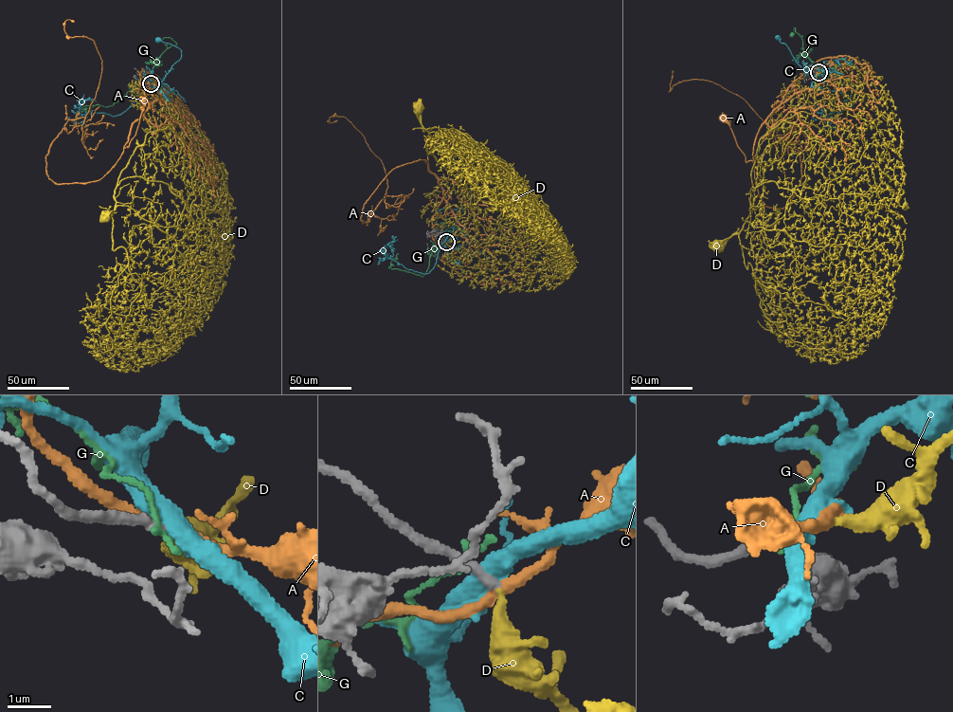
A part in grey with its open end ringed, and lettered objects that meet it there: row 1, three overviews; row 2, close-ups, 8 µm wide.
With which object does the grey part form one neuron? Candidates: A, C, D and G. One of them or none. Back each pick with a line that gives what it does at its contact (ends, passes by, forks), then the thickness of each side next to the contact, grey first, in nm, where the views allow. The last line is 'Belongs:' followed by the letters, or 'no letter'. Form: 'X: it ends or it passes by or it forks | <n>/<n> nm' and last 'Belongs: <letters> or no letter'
D: it ends | 200/280 nm
Belongs: D

